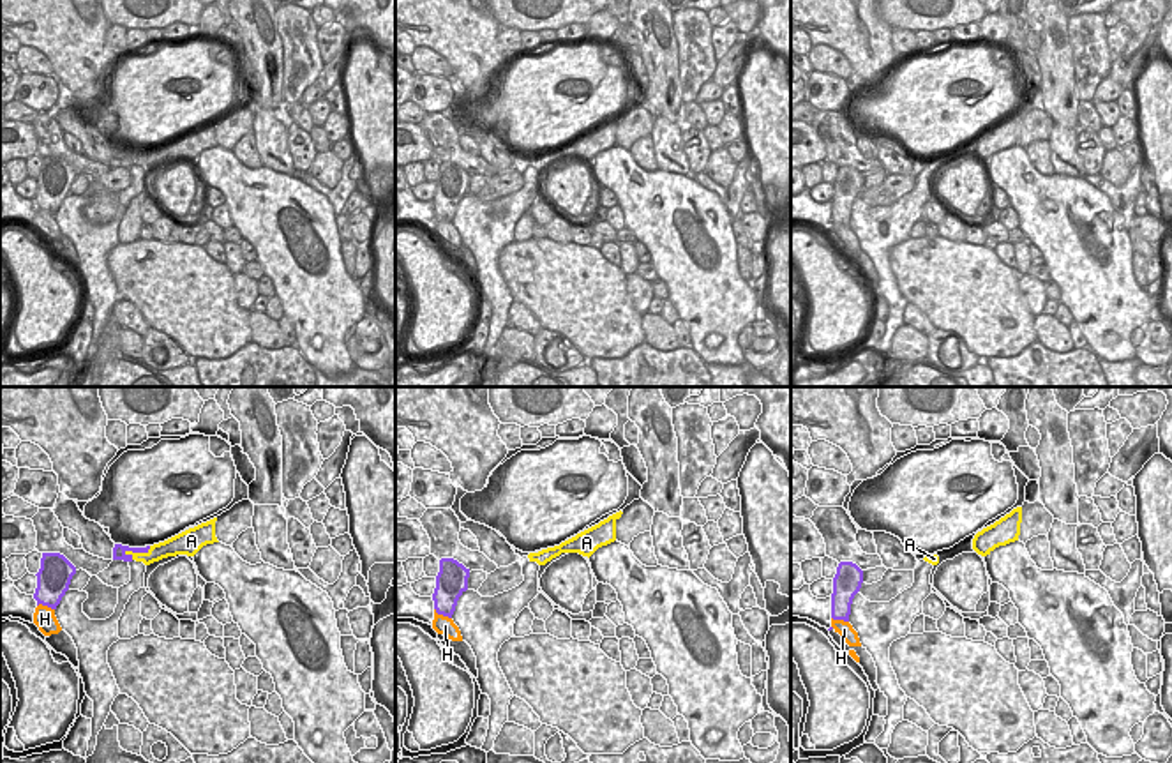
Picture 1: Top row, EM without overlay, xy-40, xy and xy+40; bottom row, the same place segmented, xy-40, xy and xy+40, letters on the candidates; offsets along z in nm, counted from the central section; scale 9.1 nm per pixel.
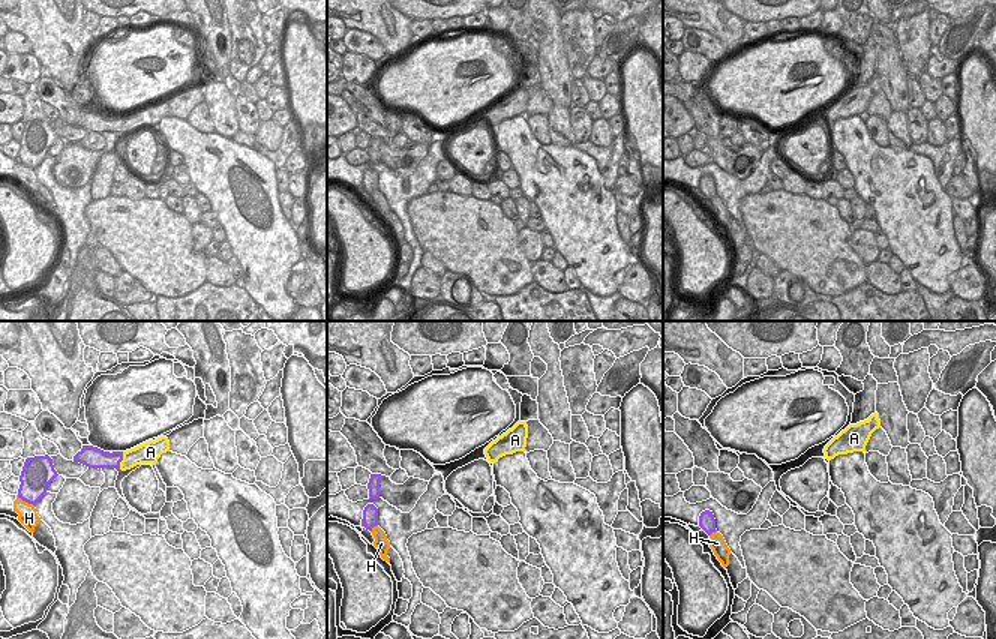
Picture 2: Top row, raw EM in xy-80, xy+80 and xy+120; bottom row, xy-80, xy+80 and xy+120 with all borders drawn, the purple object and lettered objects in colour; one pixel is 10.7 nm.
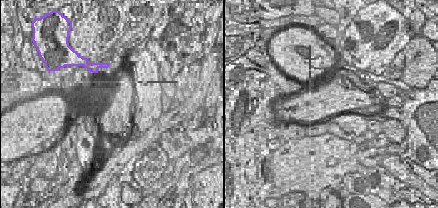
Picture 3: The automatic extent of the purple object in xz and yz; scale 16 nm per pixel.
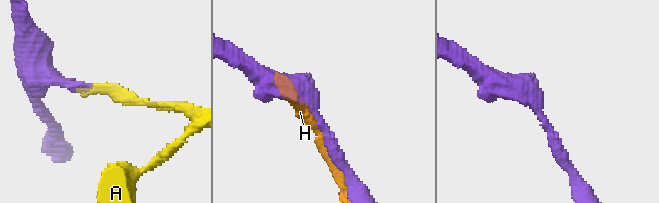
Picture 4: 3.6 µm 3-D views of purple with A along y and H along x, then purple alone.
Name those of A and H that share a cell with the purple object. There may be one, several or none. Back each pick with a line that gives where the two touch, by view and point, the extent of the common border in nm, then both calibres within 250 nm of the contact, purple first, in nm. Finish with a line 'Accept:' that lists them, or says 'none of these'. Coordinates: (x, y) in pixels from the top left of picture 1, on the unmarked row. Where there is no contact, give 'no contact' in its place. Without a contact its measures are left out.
A: contact xy-40 (136, 156); length 260 nm; calibres 130 and 160 nm
Accept: A

